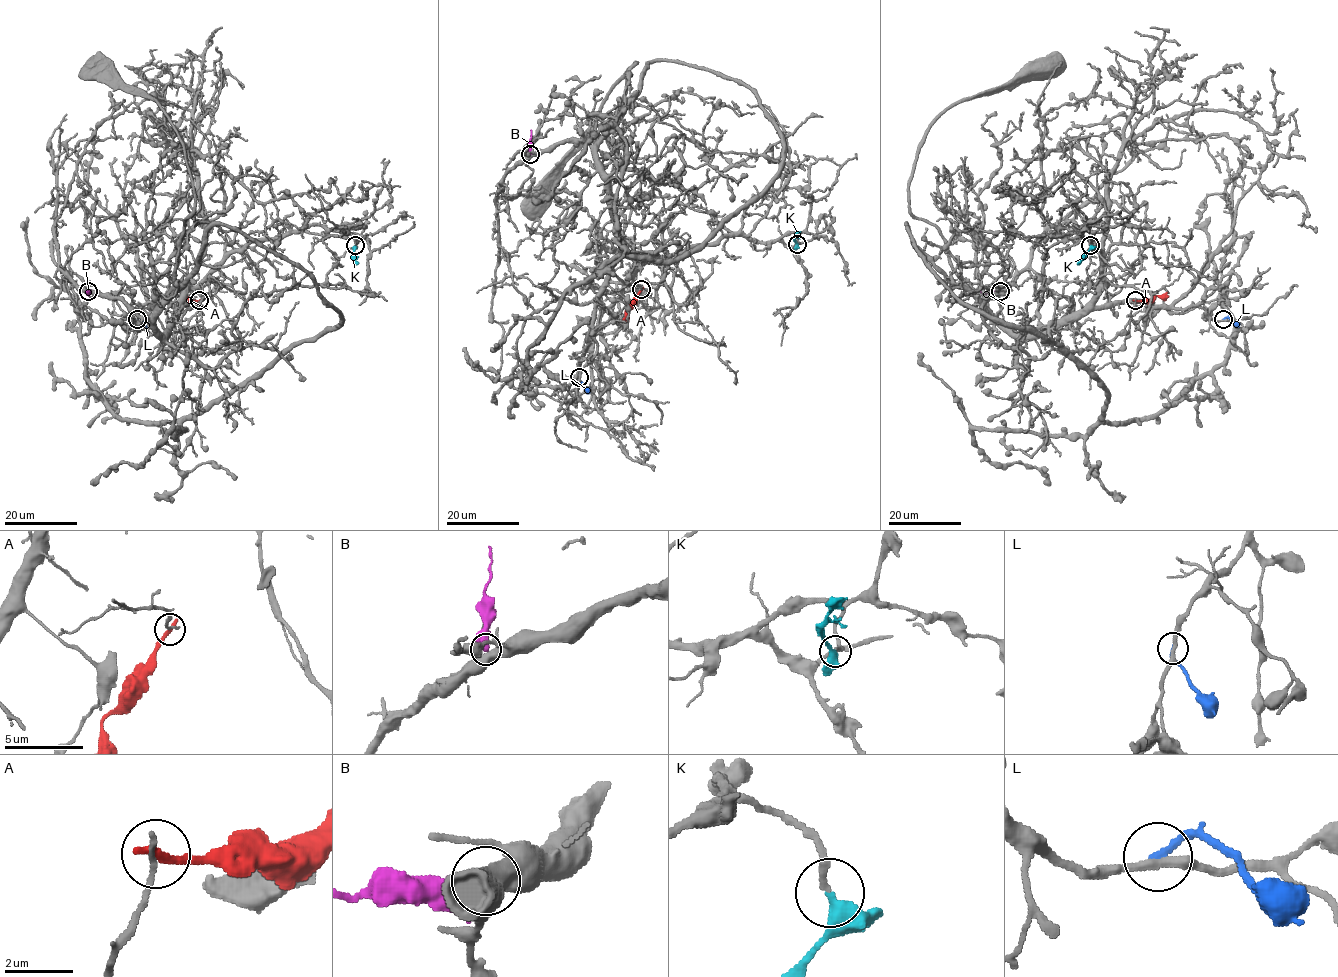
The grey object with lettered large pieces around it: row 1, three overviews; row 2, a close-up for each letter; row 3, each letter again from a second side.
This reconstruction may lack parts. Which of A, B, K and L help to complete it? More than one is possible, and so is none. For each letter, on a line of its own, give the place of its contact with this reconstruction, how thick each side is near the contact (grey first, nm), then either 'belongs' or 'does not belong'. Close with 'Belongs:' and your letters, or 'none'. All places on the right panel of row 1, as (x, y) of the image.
A: meets grey at (1135, 300); 180 nm thick on the grey side, 280 nm on the other; does not belong
B: meets grey at (1000, 291); 550 nm thick on the grey side, 600 nm on the other; does not belong
K: meets grey at (1090, 245); 180 nm thick on the grey side, 440 nm on the other; belongs
L: meets grey at (1223, 319); 280 nm thick on the grey side, 200 nm on the other; does not belong
Belongs: K

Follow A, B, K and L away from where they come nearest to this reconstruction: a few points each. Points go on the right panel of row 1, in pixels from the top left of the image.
A: (1135, 300), (1168, 296)
B: (999, 291), (984, 293), (976, 289)
K: (1090, 244), (1090, 250), (1078, 265)
L: (1223, 319), (1229, 317), (1239, 326)

